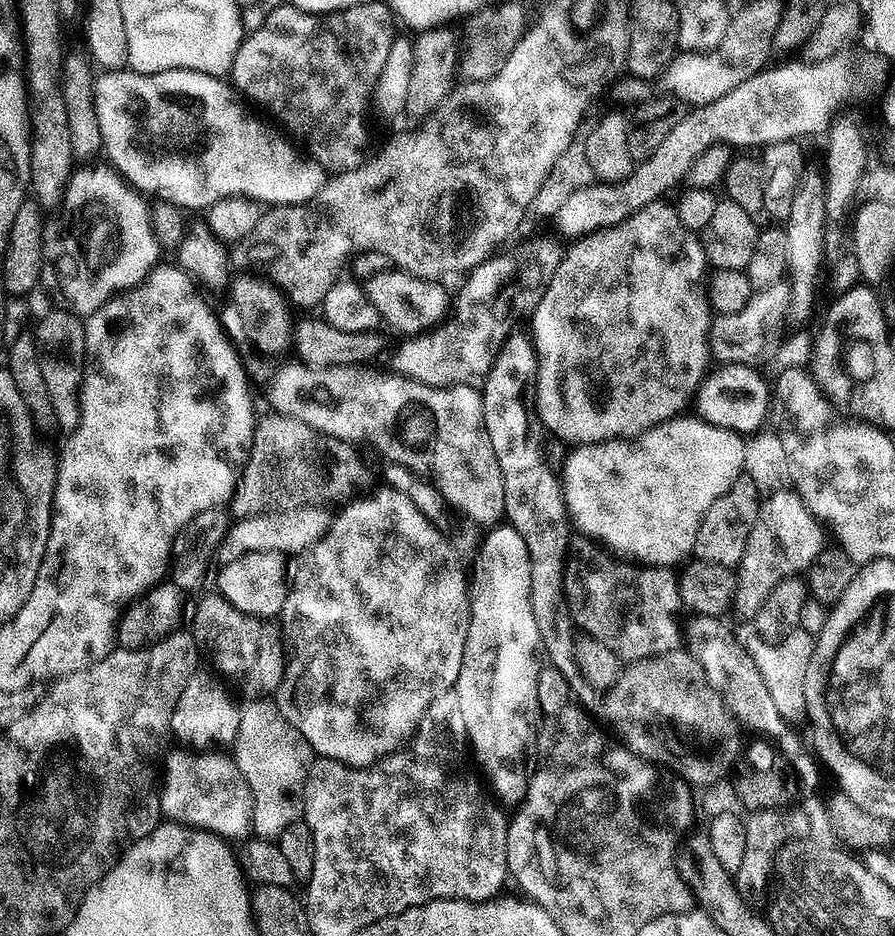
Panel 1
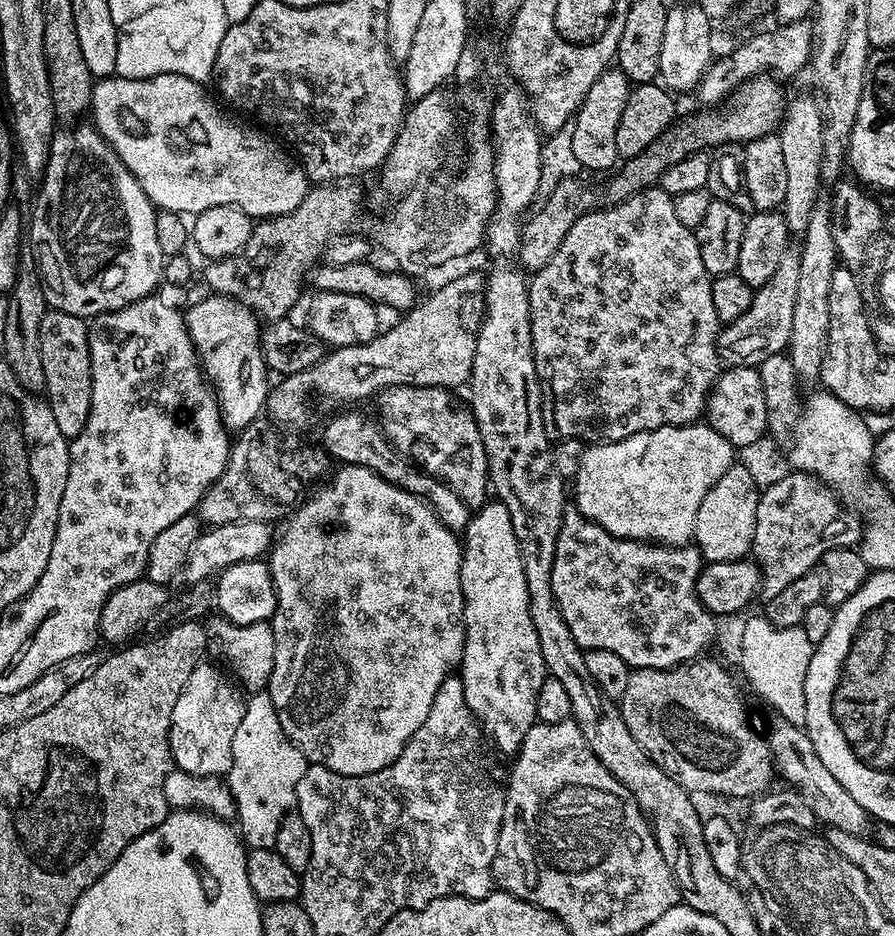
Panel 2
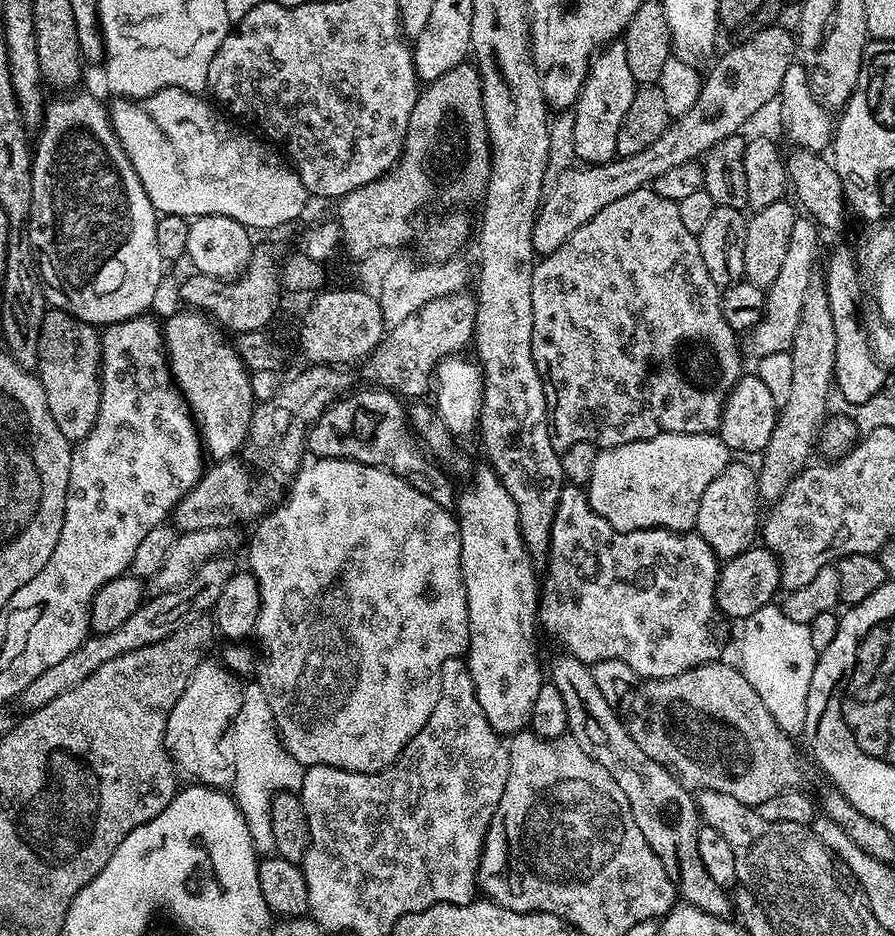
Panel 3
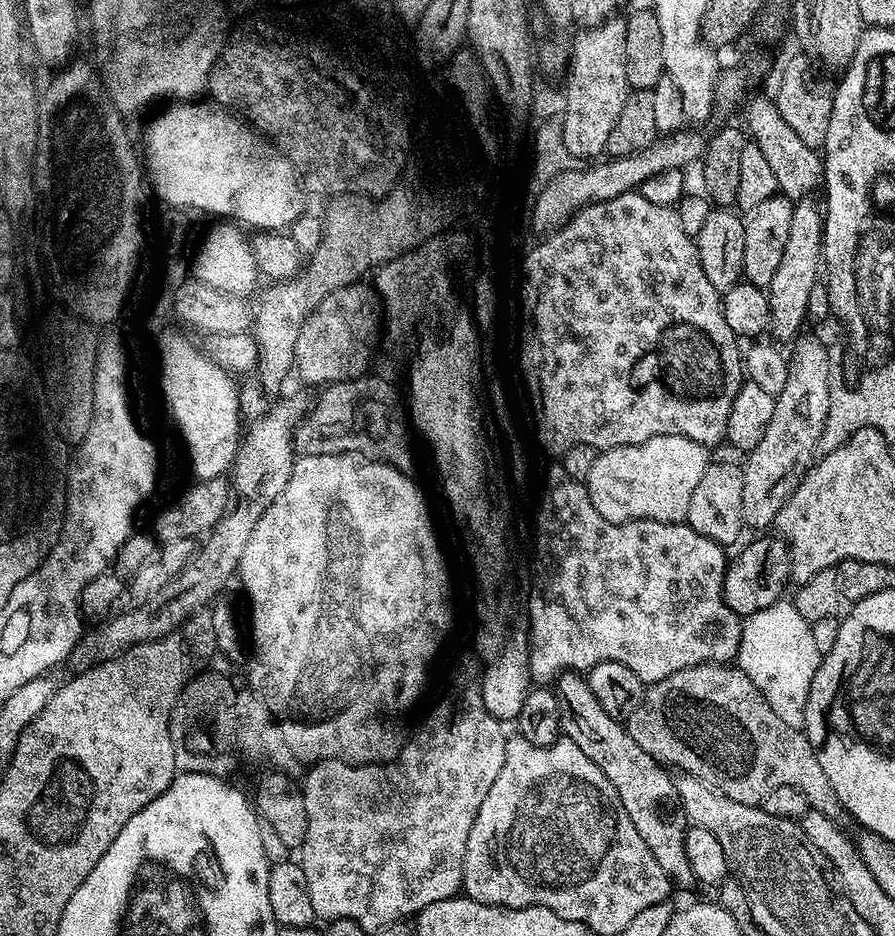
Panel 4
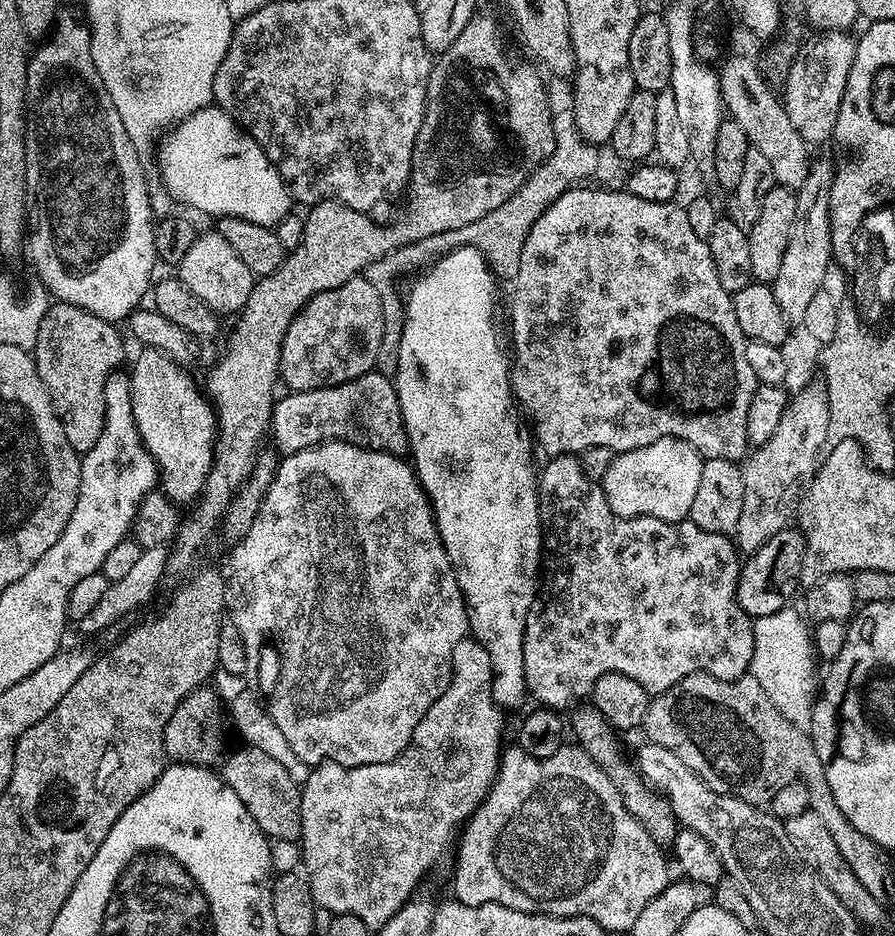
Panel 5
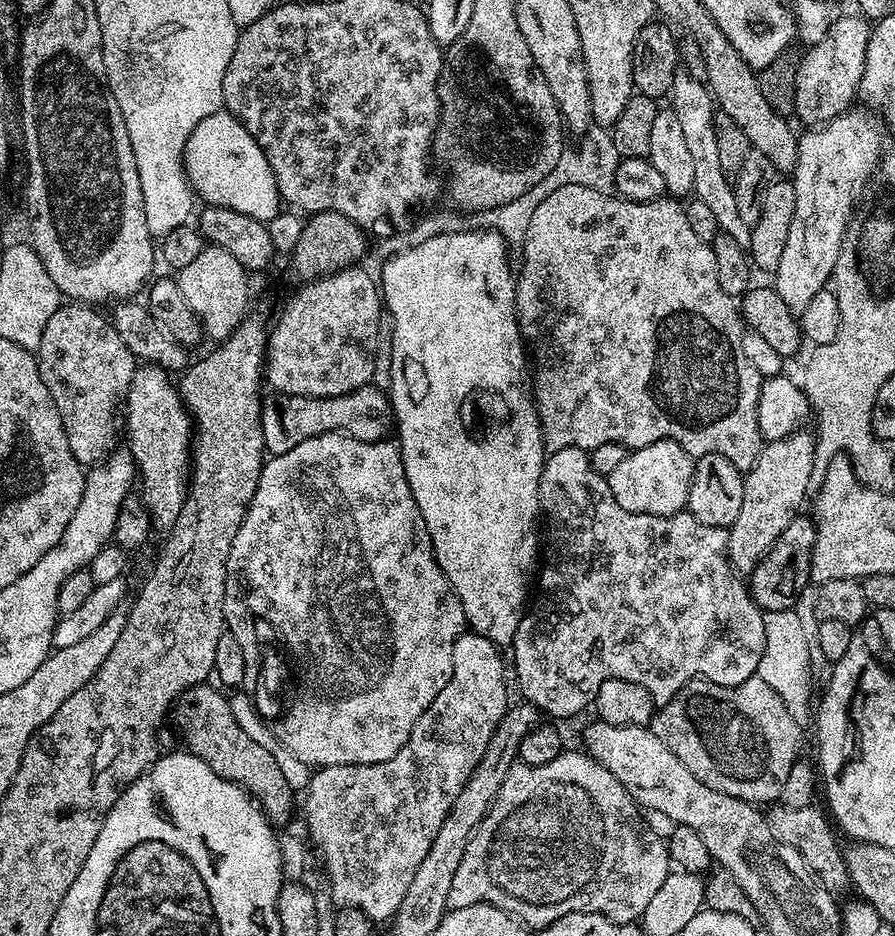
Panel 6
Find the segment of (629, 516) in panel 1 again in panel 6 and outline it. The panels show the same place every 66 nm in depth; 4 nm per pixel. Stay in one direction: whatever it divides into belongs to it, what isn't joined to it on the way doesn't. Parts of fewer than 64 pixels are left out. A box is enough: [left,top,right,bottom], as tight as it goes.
[607,440,694,516]

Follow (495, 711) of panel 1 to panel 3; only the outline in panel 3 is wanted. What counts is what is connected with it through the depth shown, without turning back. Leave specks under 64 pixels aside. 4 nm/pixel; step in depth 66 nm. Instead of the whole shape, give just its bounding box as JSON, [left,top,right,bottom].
[454,474,542,734]

